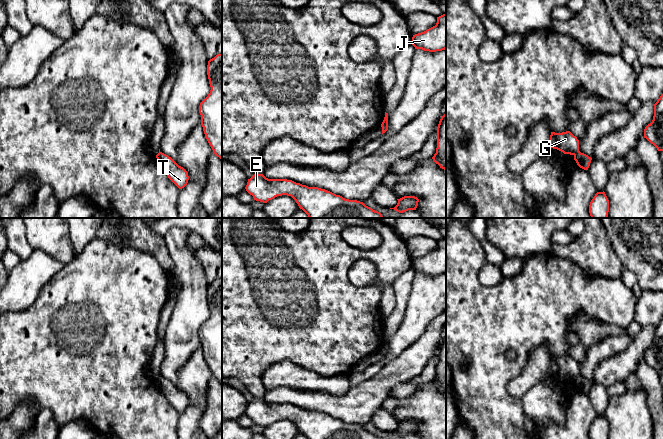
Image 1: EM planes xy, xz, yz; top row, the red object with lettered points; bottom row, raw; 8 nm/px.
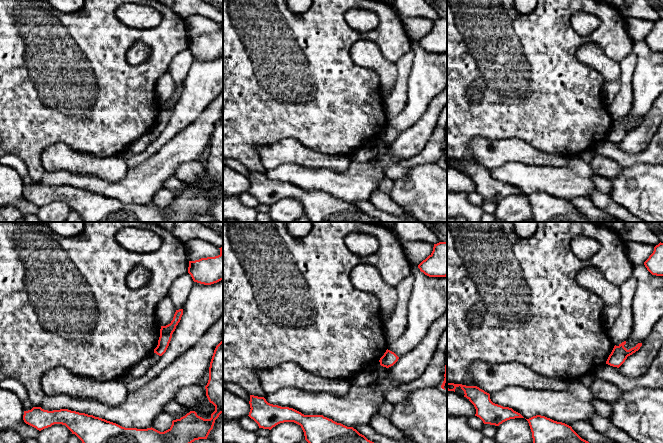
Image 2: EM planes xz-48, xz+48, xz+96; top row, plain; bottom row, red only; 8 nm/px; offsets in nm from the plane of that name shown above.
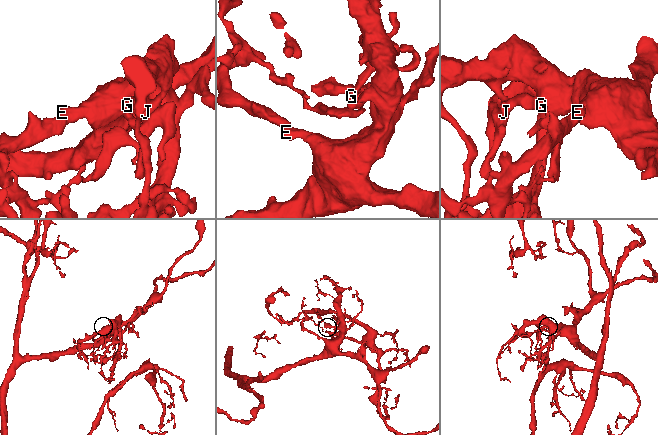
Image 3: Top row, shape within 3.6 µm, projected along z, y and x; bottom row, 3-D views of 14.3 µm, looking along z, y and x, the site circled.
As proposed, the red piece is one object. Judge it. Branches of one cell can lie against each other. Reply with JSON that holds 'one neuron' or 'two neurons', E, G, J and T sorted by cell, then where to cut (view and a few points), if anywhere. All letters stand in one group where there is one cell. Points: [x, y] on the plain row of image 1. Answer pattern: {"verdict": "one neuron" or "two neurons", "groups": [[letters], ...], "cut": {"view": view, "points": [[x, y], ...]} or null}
{"verdict": "two neurons", "groups": [["E", "G", "J"], ["T"]], "cut": {"view": "yz", "points": [[579, 375], [574, 379]]}}

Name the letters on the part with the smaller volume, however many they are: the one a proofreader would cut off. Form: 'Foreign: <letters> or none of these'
Foreign: T

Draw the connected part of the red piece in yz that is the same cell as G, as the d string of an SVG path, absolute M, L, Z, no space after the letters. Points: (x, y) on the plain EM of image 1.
M570 355L550 359L550 372L557 373L564 378L575 379L579 377L579 364Z

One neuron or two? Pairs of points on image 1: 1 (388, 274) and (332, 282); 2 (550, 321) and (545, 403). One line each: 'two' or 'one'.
1: one
2: two

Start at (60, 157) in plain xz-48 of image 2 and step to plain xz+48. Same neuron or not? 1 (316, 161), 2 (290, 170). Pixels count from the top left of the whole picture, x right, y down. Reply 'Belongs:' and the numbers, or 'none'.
Belongs: 1

